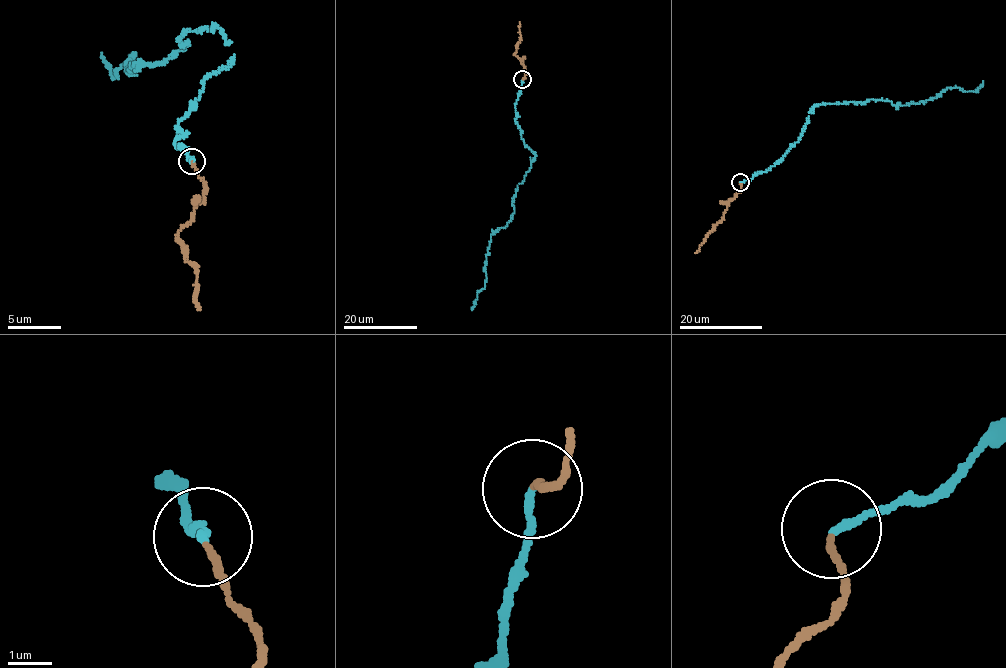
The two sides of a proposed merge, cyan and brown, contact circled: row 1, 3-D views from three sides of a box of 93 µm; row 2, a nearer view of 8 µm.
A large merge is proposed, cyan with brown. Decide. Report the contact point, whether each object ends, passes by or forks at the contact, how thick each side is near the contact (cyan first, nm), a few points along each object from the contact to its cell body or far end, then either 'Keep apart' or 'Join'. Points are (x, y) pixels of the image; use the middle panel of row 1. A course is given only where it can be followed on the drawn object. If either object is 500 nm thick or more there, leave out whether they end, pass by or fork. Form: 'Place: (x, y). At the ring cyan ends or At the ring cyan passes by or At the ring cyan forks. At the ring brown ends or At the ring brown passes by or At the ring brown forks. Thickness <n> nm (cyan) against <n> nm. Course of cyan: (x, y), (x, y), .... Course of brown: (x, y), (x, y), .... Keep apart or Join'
Place: (522, 79). At the ring cyan ends. At the ring brown ends. Thickness 160 nm (cyan) against 150 nm. Course of cyan: (522, 78), (515, 120), (536, 155), (518, 185), (510, 221), (491, 234), (485, 286), (471, 310). Course of brown: (522, 78), (525, 77), (525, 66), (514, 53), (520, 40), (520, 22). Join

